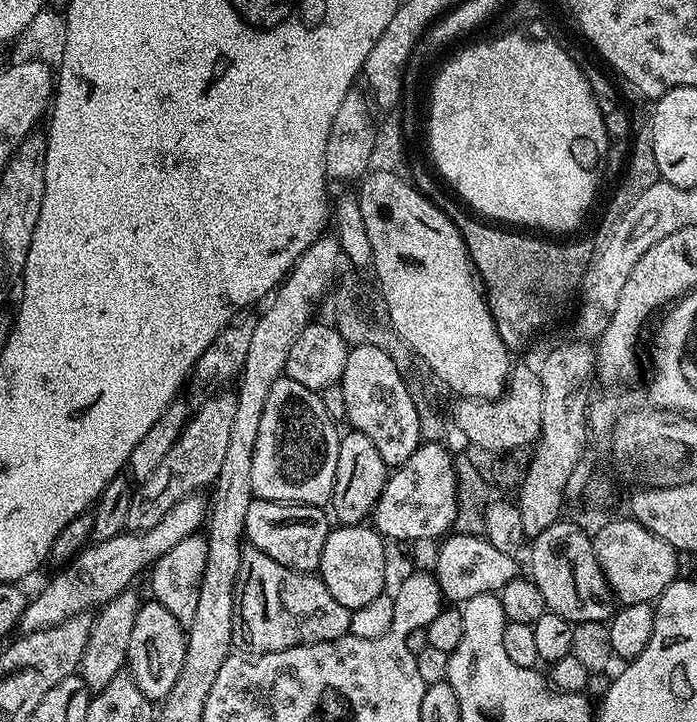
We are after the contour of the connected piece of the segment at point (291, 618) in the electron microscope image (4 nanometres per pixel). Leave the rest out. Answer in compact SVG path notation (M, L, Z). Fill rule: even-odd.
M248 546L238 566L232 635L245 653L290 650L295 644L330 642L349 635L352 609L337 602L319 575L295 572Z

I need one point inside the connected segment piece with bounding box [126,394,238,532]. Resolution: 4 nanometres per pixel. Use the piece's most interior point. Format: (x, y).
(193, 461)

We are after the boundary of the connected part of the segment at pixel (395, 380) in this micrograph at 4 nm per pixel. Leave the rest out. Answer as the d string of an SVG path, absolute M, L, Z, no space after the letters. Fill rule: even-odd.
M372 344L349 347L346 370L342 370L339 383L342 398L346 398L347 423L374 442L378 454L389 466L404 464L422 443L417 397L412 396L404 380L407 380L405 373L400 372L385 350Z

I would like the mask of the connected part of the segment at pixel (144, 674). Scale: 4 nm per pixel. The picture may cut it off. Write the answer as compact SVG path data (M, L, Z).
M151 598L145 599L141 603L138 610L138 618L134 618L134 628L130 633L130 648L128 650L127 671L130 673L132 680L138 686L138 690L142 690L142 694L146 694L146 698L153 702L162 702L170 694L170 690L174 690L174 682L178 682L178 674L182 672L182 662L186 662L186 650L188 649L188 638L186 635L185 625L178 622L178 618L174 618L174 614L170 614L170 610L166 610L166 606L159 604L157 600Z

